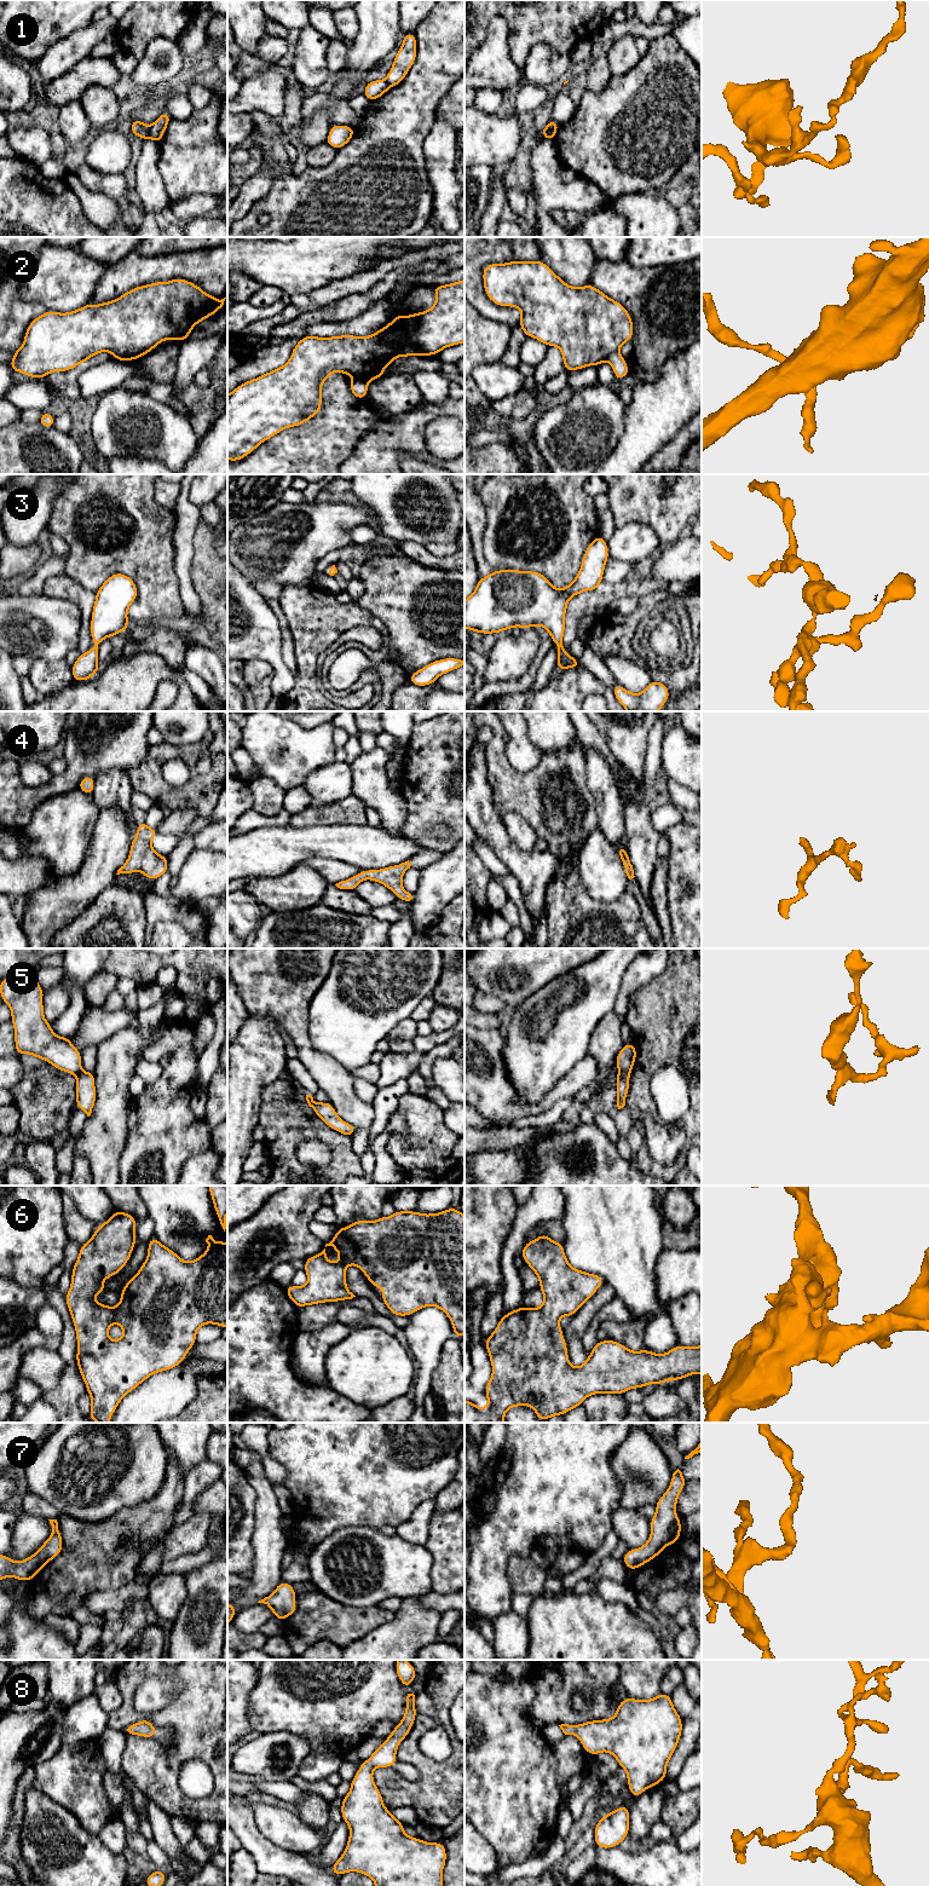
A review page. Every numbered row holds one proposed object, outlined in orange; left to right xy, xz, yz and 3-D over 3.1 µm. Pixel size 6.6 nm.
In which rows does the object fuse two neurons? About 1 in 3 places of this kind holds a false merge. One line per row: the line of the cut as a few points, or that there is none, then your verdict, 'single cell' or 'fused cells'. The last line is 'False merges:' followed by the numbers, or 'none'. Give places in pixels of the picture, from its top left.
1: cut in xy along (150, 127), (149, 137); fused cells
2: cut in yz along (616, 351), (606, 359); fused cells
3: no cut; single cell
4: no cut; single cell
5: cut in yz along (630, 1070), (618, 1073); fused cells
6: no cut; single cell
7: no cut; single cell
8: no cut; single cell
False merges: 1, 2, 5

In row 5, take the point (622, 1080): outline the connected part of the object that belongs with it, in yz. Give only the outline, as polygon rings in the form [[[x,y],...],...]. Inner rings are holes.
[[[625,1071],[618,1073],[616,1077],[616,1086],[617,1086],[617,1107],[618,1109],[625,1106],[625,1098],[629,1092],[629,1078],[631,1071]]]

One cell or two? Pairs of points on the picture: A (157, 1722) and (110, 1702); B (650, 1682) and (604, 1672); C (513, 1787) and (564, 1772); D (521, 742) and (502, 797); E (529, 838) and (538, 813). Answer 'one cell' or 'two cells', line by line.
A: two cells
B: two cells
C: two cells
D: two cells
E: two cells

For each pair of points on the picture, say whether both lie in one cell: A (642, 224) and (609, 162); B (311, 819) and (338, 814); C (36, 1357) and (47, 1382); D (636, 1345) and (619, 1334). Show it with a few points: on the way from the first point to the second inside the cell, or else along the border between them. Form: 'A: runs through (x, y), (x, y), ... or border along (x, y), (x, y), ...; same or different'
A: border along (652, 191), (625, 192), (610, 201); different
B: runs through (317, 814), (332, 814); same
C: runs through (40, 1363), (46, 1370), (47, 1376); same
D: runs through (633, 1342), (623, 1334); same

